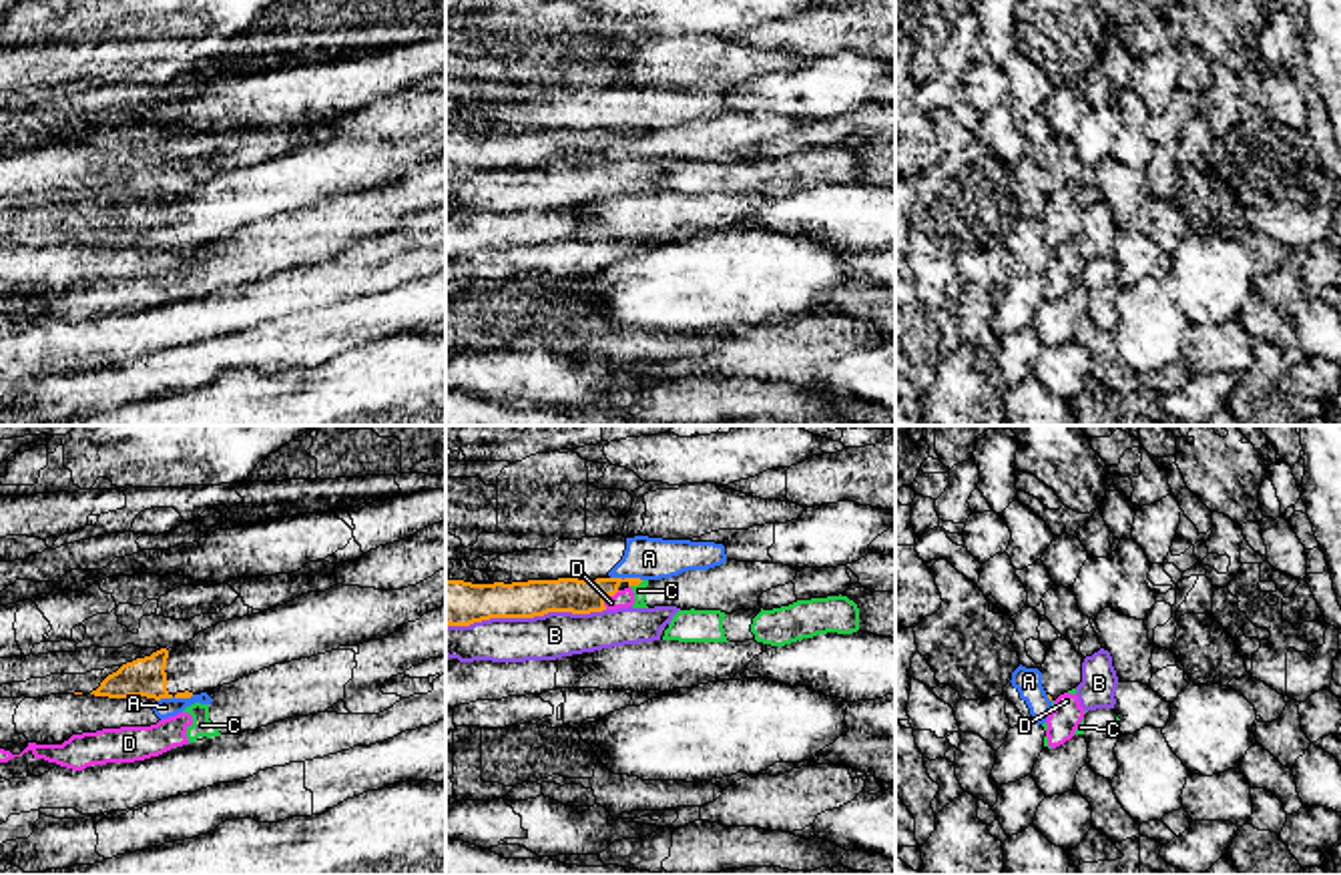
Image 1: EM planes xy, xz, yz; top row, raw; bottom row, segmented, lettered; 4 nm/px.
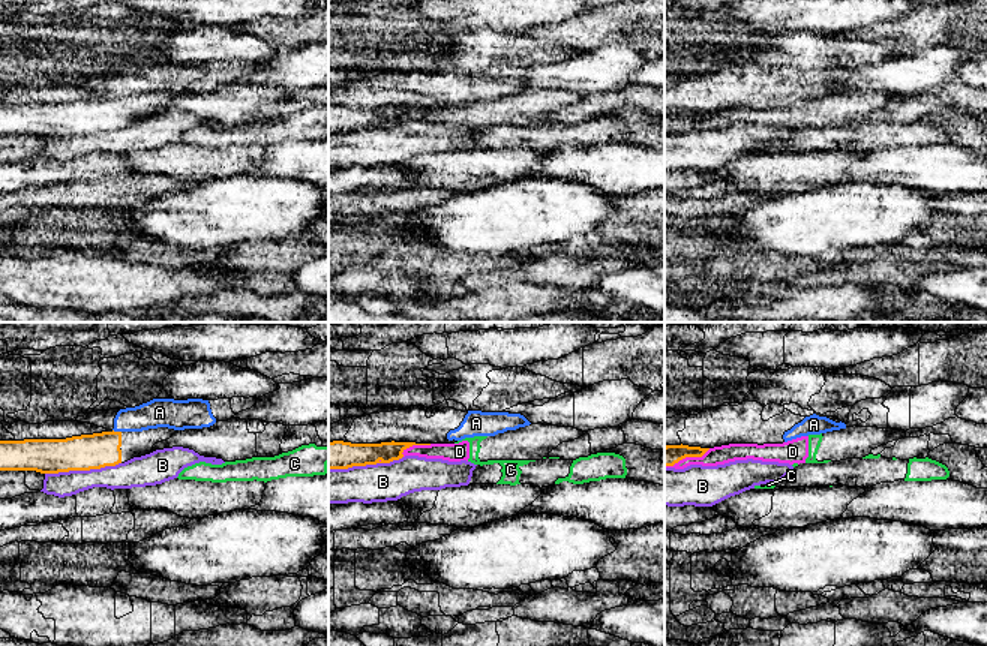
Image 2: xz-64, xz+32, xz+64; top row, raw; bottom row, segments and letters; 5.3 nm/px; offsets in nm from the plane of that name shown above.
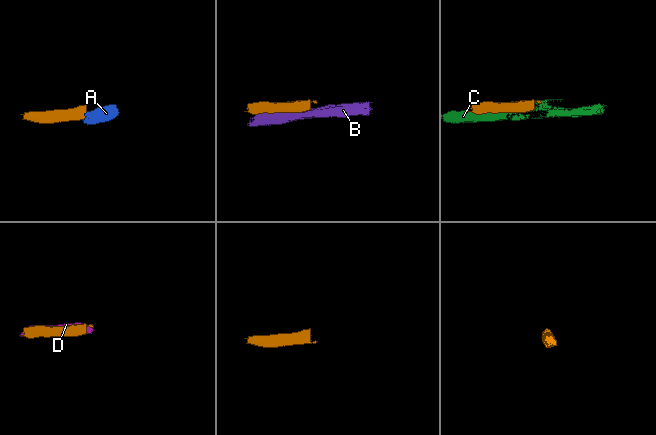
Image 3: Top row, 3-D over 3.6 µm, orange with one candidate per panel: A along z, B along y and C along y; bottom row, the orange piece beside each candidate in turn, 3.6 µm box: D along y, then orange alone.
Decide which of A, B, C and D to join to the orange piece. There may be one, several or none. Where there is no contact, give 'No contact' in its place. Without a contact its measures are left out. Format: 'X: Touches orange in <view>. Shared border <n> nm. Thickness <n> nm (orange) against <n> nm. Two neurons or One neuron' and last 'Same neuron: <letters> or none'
A: Touches orange in xz. Shared border 130 nm. Thickness 140 nm (orange) against 180 nm. Two neurons
B: Touches orange in xz. Shared border 650 nm. Thickness 170 nm (orange) against 190 nm. Two neurons
C: Touches orange in xz. Shared border 60 nm. Thickness 140 nm (orange) against 50 nm. Two neurons
D: Touches orange in xz. Shared border 90 nm. Thickness 140 nm (orange) against 80 nm. Two neurons
Same neuron: none

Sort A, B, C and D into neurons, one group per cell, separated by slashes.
A / B / C / D

